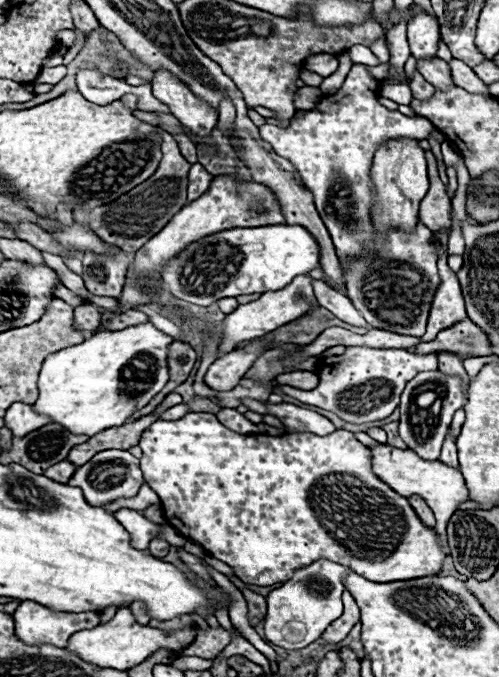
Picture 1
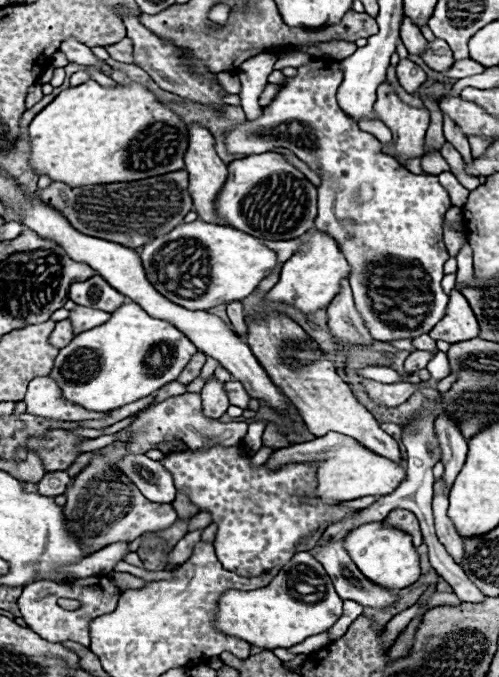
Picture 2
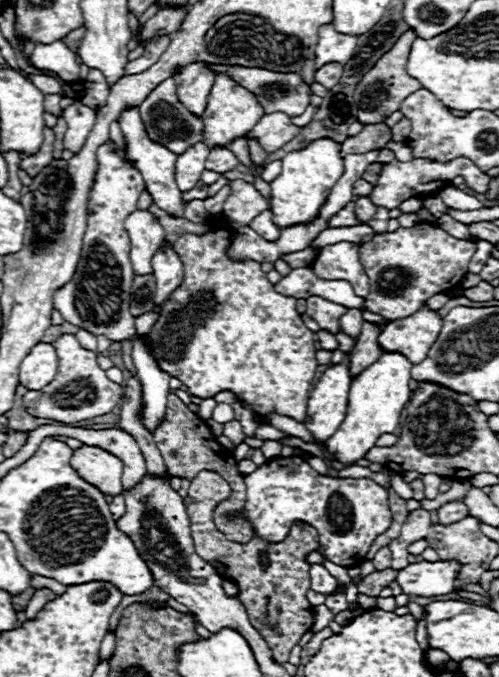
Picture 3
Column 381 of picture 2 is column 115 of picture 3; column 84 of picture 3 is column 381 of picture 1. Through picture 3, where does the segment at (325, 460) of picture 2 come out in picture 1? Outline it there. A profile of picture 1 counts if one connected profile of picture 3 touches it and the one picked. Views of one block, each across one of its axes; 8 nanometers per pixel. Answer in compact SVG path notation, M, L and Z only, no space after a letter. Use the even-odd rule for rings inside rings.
M370 446L372 450L372 472L382 480L388 482L388 486L392 486L392 490L396 490L398 494L404 494L406 498L410 498L412 494L420 494L420 498L424 498L428 502L428 506L432 508L434 516L436 516L436 534L440 540L442 550L448 554L448 536L446 536L446 524L448 518L452 516L454 508L462 502L468 500L468 490L464 484L464 478L460 474L460 470L450 468L438 460L428 462L422 460L420 456L416 456L416 452L410 450L398 450L392 446Z

